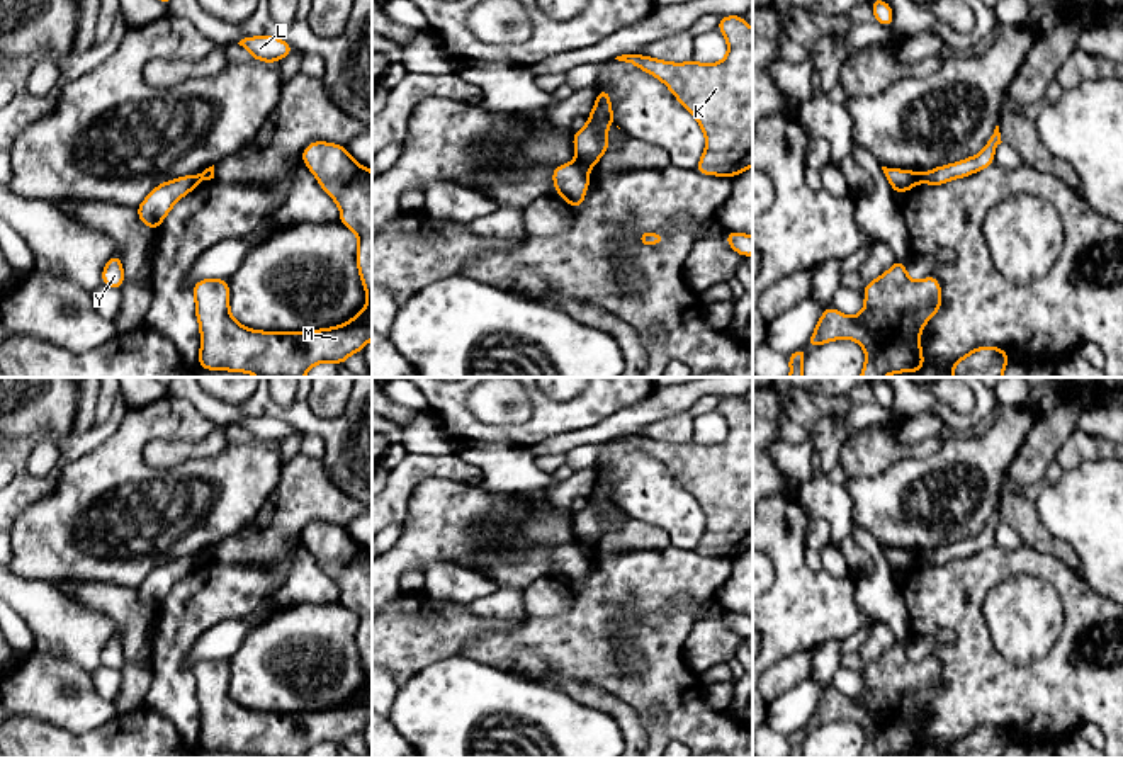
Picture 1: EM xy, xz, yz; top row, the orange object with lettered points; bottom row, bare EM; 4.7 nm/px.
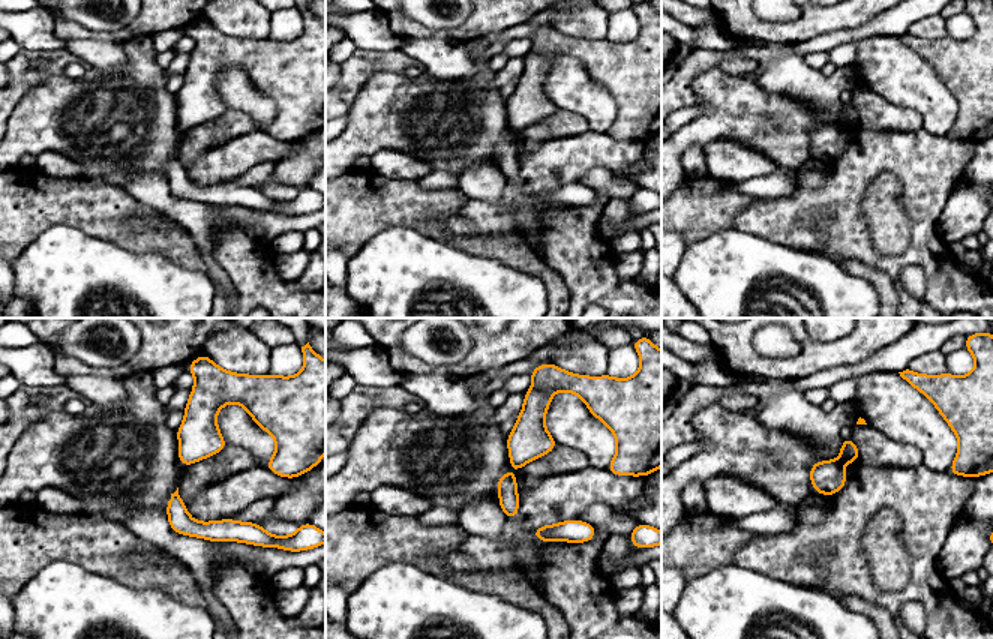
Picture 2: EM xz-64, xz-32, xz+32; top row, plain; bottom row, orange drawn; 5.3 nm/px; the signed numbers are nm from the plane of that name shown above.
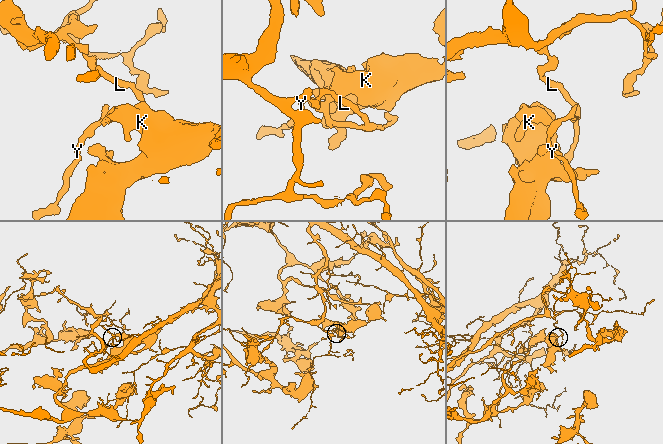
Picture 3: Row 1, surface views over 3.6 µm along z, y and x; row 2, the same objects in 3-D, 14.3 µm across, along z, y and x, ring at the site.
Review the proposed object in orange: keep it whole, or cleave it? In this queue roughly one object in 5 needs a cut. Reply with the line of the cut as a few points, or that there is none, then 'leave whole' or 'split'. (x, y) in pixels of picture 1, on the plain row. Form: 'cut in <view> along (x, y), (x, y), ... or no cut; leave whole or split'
cut in xz along (576, 541), (586, 549); split

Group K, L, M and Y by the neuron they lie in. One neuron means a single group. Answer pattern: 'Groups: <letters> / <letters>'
Groups: K M / L Y

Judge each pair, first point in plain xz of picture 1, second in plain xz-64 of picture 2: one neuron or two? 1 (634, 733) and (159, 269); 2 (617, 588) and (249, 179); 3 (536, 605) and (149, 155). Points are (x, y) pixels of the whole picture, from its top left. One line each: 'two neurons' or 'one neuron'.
1: two neurons
2: two neurons
3: two neurons

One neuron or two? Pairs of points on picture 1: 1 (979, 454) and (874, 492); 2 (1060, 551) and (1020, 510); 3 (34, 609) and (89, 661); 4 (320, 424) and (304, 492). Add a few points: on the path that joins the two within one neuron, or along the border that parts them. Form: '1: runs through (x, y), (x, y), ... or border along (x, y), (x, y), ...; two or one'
1: runs through (953, 458), (919, 471), (899, 486); one
2: runs through (1049, 544), (1027, 522); one
3: runs through (48, 621), (75, 648); one
4: border along (323, 459), (327, 475), (345, 493); two

